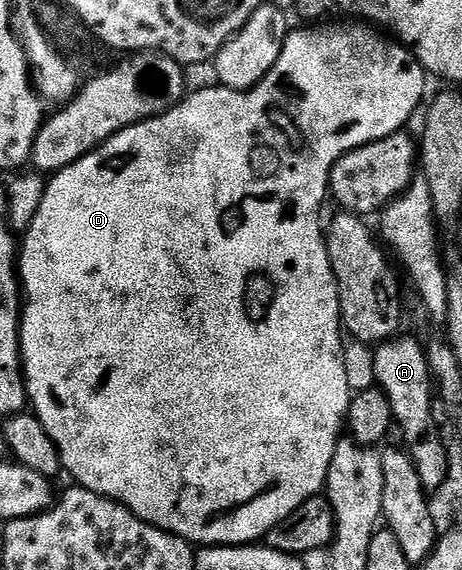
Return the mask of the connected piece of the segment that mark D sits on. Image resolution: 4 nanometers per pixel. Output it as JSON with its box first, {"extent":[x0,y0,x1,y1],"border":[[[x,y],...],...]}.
{"extent":[19,21,427,547],"border":[[[333,21],[333,22],[341,22],[341,23],[333,23],[333,24],[331,24],[331,25],[330,25],[330,27],[321,27],[321,26],[325,26],[325,25],[313,25],[313,26],[310,26],[310,27],[313,27],[313,28],[311,28],[311,29],[310,29],[310,31],[297,31],[297,29],[293,29],[293,30],[290,30],[290,33],[289,33],[289,35],[288,35],[288,37],[287,37],[287,38],[285,38],[285,44],[284,44],[284,45],[283,45],[283,53],[279,53],[279,61],[275,61],[275,69],[271,69],[271,73],[267,73],[267,77],[263,77],[263,81],[259,81],[259,85],[255,85],[255,86],[254,86],[254,87],[252,87],[252,89],[251,89],[251,90],[249,90],[249,91],[232,91],[232,90],[231,90],[231,89],[227,89],[227,88],[226,88],[226,87],[223,87],[223,86],[220,86],[220,85],[212,85],[212,86],[213,86],[213,87],[205,87],[205,88],[203,88],[203,89],[202,89],[202,91],[197,91],[197,92],[195,92],[195,93],[194,93],[194,95],[193,95],[193,92],[192,92],[192,93],[189,93],[189,94],[186,94],[186,96],[185,96],[185,98],[184,98],[184,99],[182,99],[182,100],[181,100],[181,102],[180,102],[180,103],[178,103],[178,104],[177,104],[177,106],[175,106],[175,107],[172,107],[172,109],[171,109],[171,110],[170,110],[170,111],[168,111],[168,112],[167,112],[167,113],[163,113],[163,114],[162,114],[162,115],[156,115],[156,116],[155,116],[155,118],[154,118],[154,119],[148,119],[148,120],[147,120],[147,121],[143,121],[143,122],[142,122],[142,123],[136,123],[136,124],[135,124],[135,125],[131,125],[131,126],[130,126],[130,127],[128,127],[128,128],[127,128],[127,129],[123,129],[123,130],[122,130],[122,131],[120,131],[120,132],[119,132],[119,133],[115,133],[115,137],[111,137],[111,138],[110,138],[110,139],[109,139],[109,140],[108,140],[108,141],[106,141],[106,143],[105,143],[105,144],[104,144],[104,145],[102,145],[102,147],[97,147],[97,148],[95,148],[95,149],[94,149],[94,150],[93,150],[93,152],[91,152],[91,154],[89,154],[89,155],[88,155],[88,156],[87,156],[87,157],[83,157],[83,158],[82,158],[82,159],[80,159],[80,160],[79,160],[79,161],[75,161],[75,165],[71,165],[71,166],[70,166],[70,167],[68,167],[68,168],[67,168],[67,169],[63,169],[63,170],[62,170],[62,171],[58,171],[58,172],[56,172],[56,174],[54,174],[54,175],[53,175],[53,176],[52,176],[52,178],[50,178],[50,179],[49,179],[49,180],[48,180],[48,182],[46,182],[46,184],[45,184],[45,192],[44,192],[44,193],[43,193],[43,201],[42,201],[42,202],[41,202],[41,204],[40,204],[40,205],[39,205],[39,213],[35,213],[35,221],[31,221],[31,225],[30,225],[30,226],[29,226],[29,227],[28,227],[28,228],[27,228],[27,230],[26,230],[26,231],[25,231],[25,232],[24,232],[24,234],[25,234],[25,243],[24,243],[24,239],[23,239],[23,242],[22,242],[22,243],[21,243],[21,244],[20,244],[20,247],[19,247],[19,278],[20,278],[20,281],[21,281],[21,290],[22,290],[22,292],[23,292],[23,314],[22,314],[22,317],[21,317],[21,366],[22,366],[22,368],[23,368],[23,370],[24,370],[24,373],[25,373],[25,393],[26,393],[26,396],[27,396],[27,403],[28,403],[28,406],[29,406],[29,407],[30,407],[30,408],[31,408],[31,411],[32,411],[32,414],[33,414],[33,415],[35,415],[35,416],[36,416],[36,417],[37,417],[37,419],[38,419],[38,420],[39,420],[39,422],[41,422],[41,423],[42,423],[42,425],[43,425],[43,429],[45,429],[45,430],[46,430],[46,433],[47,433],[47,436],[49,436],[49,437],[50,437],[50,439],[51,439],[51,441],[53,441],[53,442],[54,442],[54,444],[55,444],[55,445],[56,445],[56,447],[57,447],[57,449],[58,449],[58,455],[59,455],[59,457],[60,457],[60,458],[61,458],[61,466],[62,466],[62,468],[64,468],[64,470],[65,470],[65,471],[66,471],[66,472],[67,472],[67,475],[68,475],[68,471],[69,471],[69,475],[70,475],[70,477],[71,477],[71,478],[73,478],[73,479],[70,479],[70,480],[72,480],[72,482],[73,482],[73,483],[74,483],[74,484],[76,484],[76,486],[78,486],[78,487],[86,487],[86,489],[88,489],[88,491],[93,491],[93,492],[95,492],[95,494],[97,494],[97,495],[99,495],[99,496],[101,496],[101,498],[102,498],[102,499],[114,499],[114,500],[115,500],[115,501],[116,501],[116,502],[117,502],[117,503],[121,503],[121,504],[122,504],[122,505],[124,505],[124,506],[125,506],[125,508],[126,508],[126,509],[128,509],[128,510],[129,510],[129,511],[130,511],[130,512],[131,512],[131,514],[132,514],[132,515],[138,515],[138,517],[140,517],[140,519],[141,519],[141,520],[143,520],[143,522],[144,522],[144,523],[149,523],[149,524],[151,524],[151,525],[152,525],[152,526],[153,526],[153,527],[157,527],[157,528],[158,528],[158,529],[159,529],[159,530],[160,530],[160,531],[169,531],[169,532],[171,532],[171,534],[172,534],[172,535],[178,535],[178,537],[180,537],[180,539],[183,539],[183,540],[185,540],[185,542],[186,542],[186,543],[188,543],[188,544],[190,544],[190,545],[204,545],[204,546],[205,546],[205,547],[240,547],[240,546],[242,546],[242,545],[253,545],[253,544],[256,544],[256,543],[257,543],[257,542],[258,542],[258,541],[261,541],[261,540],[264,540],[264,539],[265,539],[265,538],[266,538],[266,536],[268,536],[268,534],[269,534],[269,531],[270,531],[270,530],[271,530],[271,529],[275,529],[275,525],[279,525],[279,521],[283,521],[283,520],[284,520],[284,519],[286,519],[286,518],[287,518],[287,517],[291,517],[291,513],[295,513],[295,509],[299,509],[299,505],[303,505],[303,504],[304,504],[304,503],[305,503],[305,502],[306,502],[306,501],[308,501],[308,499],[310,499],[310,498],[311,498],[311,496],[312,496],[312,495],[319,495],[319,494],[322,494],[322,491],[323,491],[323,488],[324,488],[324,486],[325,486],[325,478],[326,478],[326,477],[327,477],[327,473],[328,473],[328,472],[329,472],[329,466],[330,466],[330,465],[331,465],[331,457],[332,457],[332,456],[333,456],[333,454],[334,454],[334,453],[335,453],[335,445],[336,445],[336,444],[337,444],[337,440],[338,440],[338,439],[340,439],[340,438],[342,438],[342,435],[343,435],[343,428],[344,428],[344,427],[345,427],[345,426],[346,426],[346,423],[347,423],[347,416],[348,416],[348,413],[349,413],[349,401],[350,401],[350,398],[351,398],[351,390],[350,390],[350,391],[349,391],[349,371],[348,371],[348,369],[347,369],[347,368],[345,368],[345,359],[344,359],[344,357],[343,357],[343,356],[341,356],[341,335],[342,335],[342,336],[343,336],[343,324],[342,324],[342,321],[341,321],[341,306],[340,306],[340,305],[339,305],[339,289],[338,289],[338,288],[337,288],[337,282],[336,282],[336,281],[335,281],[335,273],[334,273],[334,272],[333,272],[333,270],[332,270],[332,269],[331,269],[331,261],[330,261],[330,260],[329,260],[329,250],[328,250],[328,249],[327,249],[327,245],[326,245],[326,244],[325,244],[325,236],[326,236],[326,232],[325,232],[325,231],[324,231],[324,230],[323,230],[323,220],[322,220],[322,218],[321,218],[321,211],[322,211],[322,210],[323,210],[323,208],[325,208],[325,206],[326,206],[326,205],[327,205],[327,200],[328,200],[328,199],[329,199],[329,198],[330,198],[330,193],[329,193],[329,178],[330,178],[330,177],[331,177],[331,173],[332,173],[332,172],[333,172],[333,166],[334,166],[334,165],[336,165],[336,163],[338,163],[338,162],[339,162],[339,160],[340,160],[340,159],[342,159],[342,158],[343,158],[343,156],[345,156],[345,155],[346,155],[346,154],[347,154],[347,153],[351,153],[351,152],[352,152],[352,151],[354,151],[354,150],[355,150],[355,149],[359,149],[359,148],[360,148],[360,147],[362,147],[362,146],[363,146],[363,145],[367,145],[367,144],[368,144],[368,143],[374,143],[374,142],[375,142],[375,141],[379,141],[379,140],[380,140],[380,139],[382,139],[382,138],[383,138],[383,137],[387,137],[387,136],[388,136],[388,135],[394,135],[394,133],[396,133],[396,131],[399,131],[399,130],[402,130],[402,128],[404,128],[404,127],[405,127],[405,126],[406,126],[406,123],[407,123],[407,121],[408,121],[408,119],[409,119],[409,118],[410,118],[410,117],[411,117],[411,115],[412,115],[412,113],[414,113],[414,112],[415,112],[415,109],[416,109],[416,107],[417,107],[417,106],[419,106],[419,105],[421,105],[421,104],[422,104],[422,103],[423,103],[423,100],[424,100],[424,99],[425,99],[425,97],[424,97],[424,95],[425,95],[425,79],[426,79],[426,80],[427,80],[427,73],[426,73],[426,72],[425,72],[425,71],[424,71],[424,70],[423,70],[423,69],[422,69],[422,67],[421,67],[421,63],[420,63],[420,61],[419,61],[419,60],[418,60],[418,59],[417,59],[417,58],[415,58],[415,57],[414,57],[414,55],[413,55],[413,54],[411,54],[411,52],[409,52],[409,51],[408,51],[408,49],[406,49],[406,47],[404,47],[404,46],[403,46],[403,45],[402,45],[402,44],[400,44],[400,43],[398,43],[398,42],[396,42],[396,41],[394,41],[394,40],[393,40],[393,39],[392,39],[392,38],[389,38],[389,37],[386,37],[386,36],[385,36],[385,35],[384,35],[384,34],[381,34],[381,33],[378,33],[378,32],[377,32],[377,31],[376,31],[376,30],[374,30],[374,28],[373,28],[373,27],[372,27],[372,26],[369,26],[369,25],[366,25],[366,24],[365,24],[365,23],[364,23],[364,22],[361,22],[361,21]]]}

